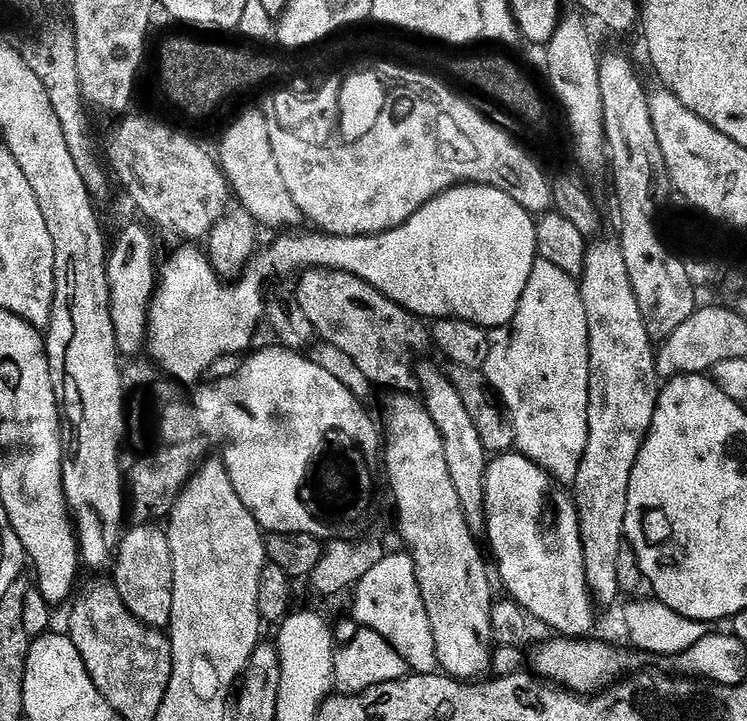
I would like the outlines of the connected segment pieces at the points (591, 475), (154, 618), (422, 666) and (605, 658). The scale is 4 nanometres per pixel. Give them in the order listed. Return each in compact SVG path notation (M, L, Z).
M589 247L578 282L586 309L590 386L587 444L574 485L586 582L597 605L612 604L620 596L620 547L626 544L626 494L634 462L653 422L660 389L654 343L646 332L626 264L617 255L603 254L602 249Z
M155 523L137 524L121 535L114 557L114 583L122 602L152 628L167 629L172 623L174 606L174 558L170 554L168 533Z
M399 551L393 556L392 553L385 554L382 560L355 586L354 594L356 597L352 600L350 616L367 631L382 634L382 638L386 638L386 642L390 642L394 646L394 650L398 650L398 654L402 654L402 658L408 663L409 669L413 673L431 676L438 668L436 647L434 646L434 630L430 630L430 618L426 614L426 606L422 602L414 562L407 551Z
M552 638L532 652L531 671L561 688L577 694L595 694L605 686L619 681L629 671L628 656L612 644L593 638Z

